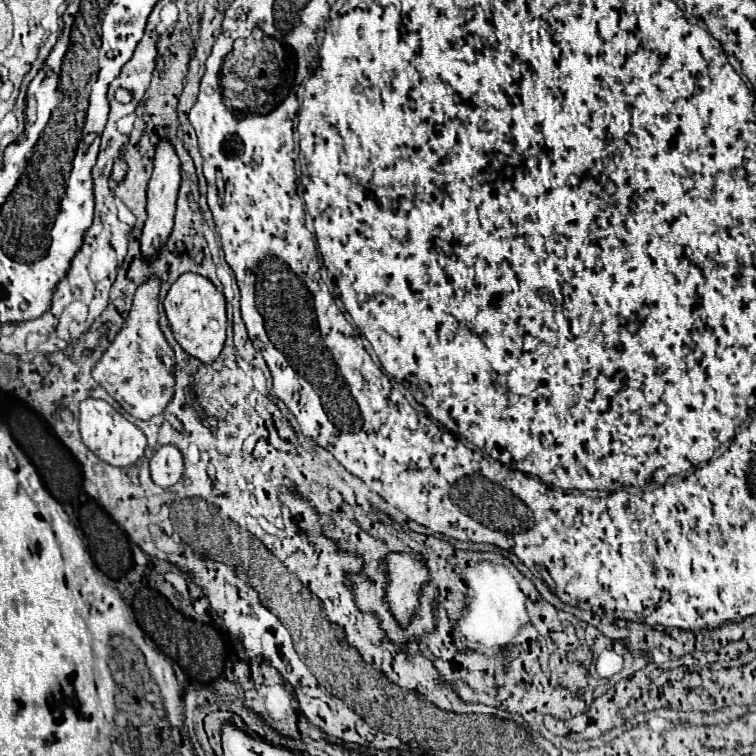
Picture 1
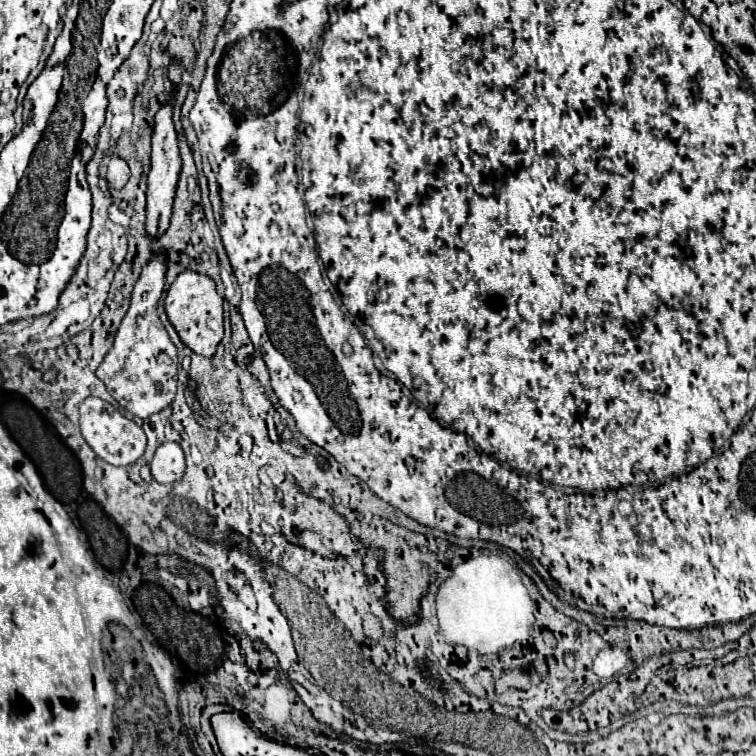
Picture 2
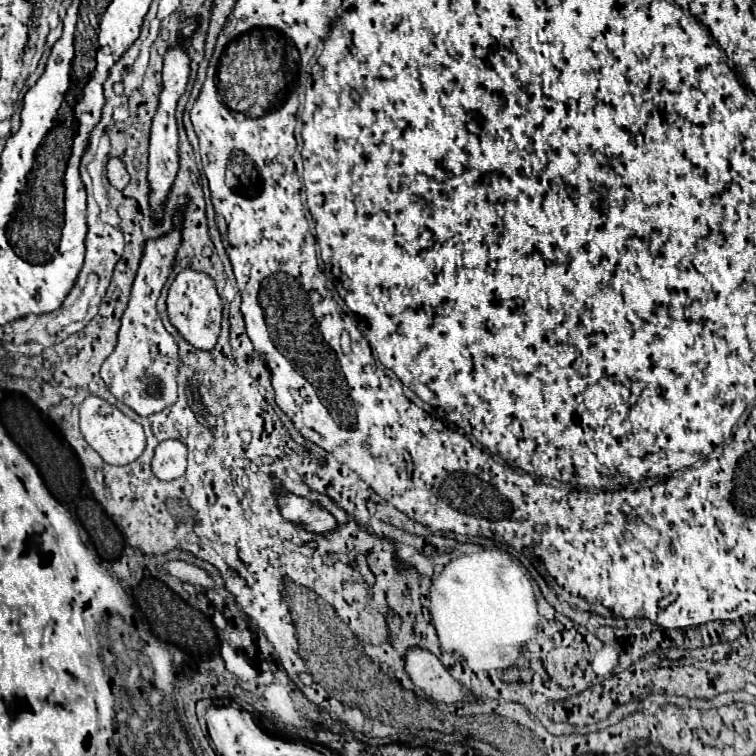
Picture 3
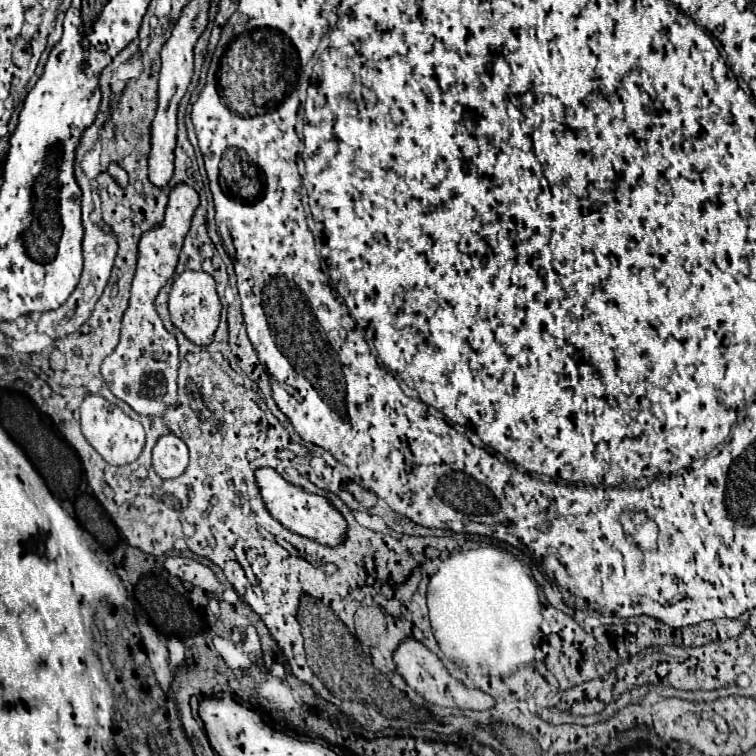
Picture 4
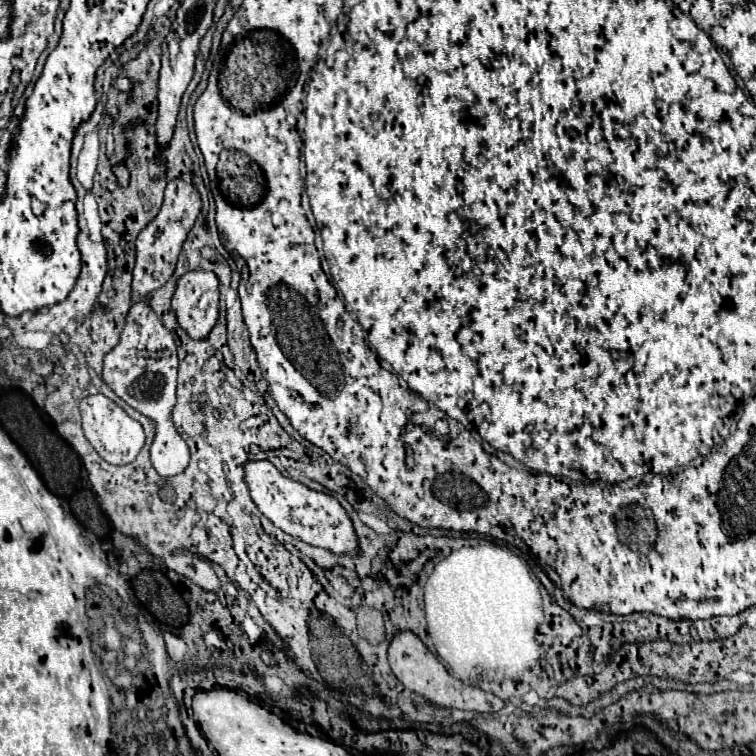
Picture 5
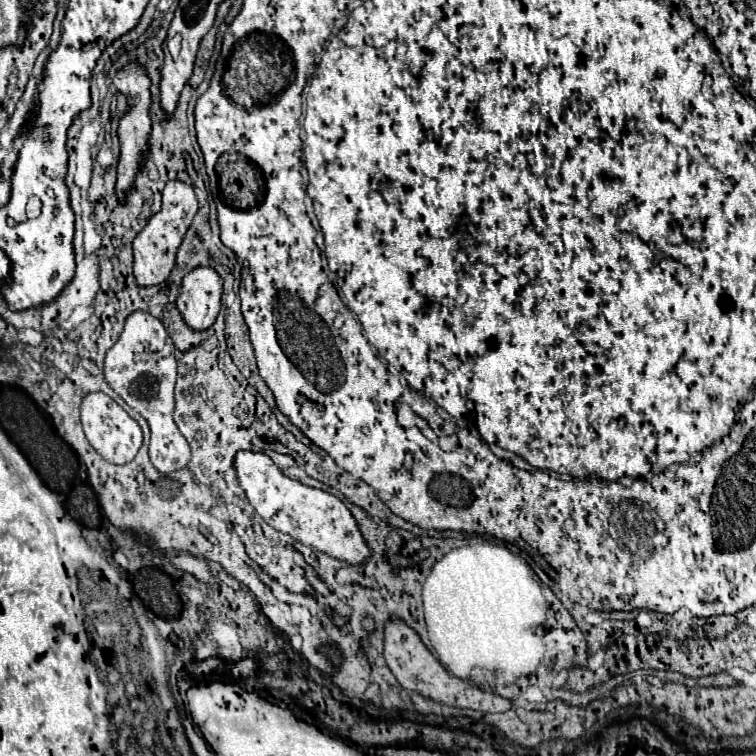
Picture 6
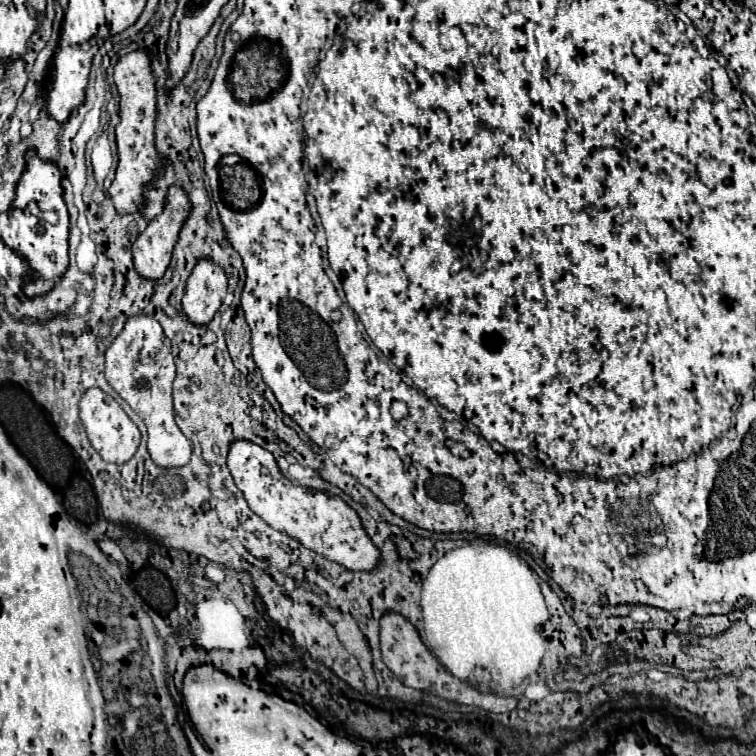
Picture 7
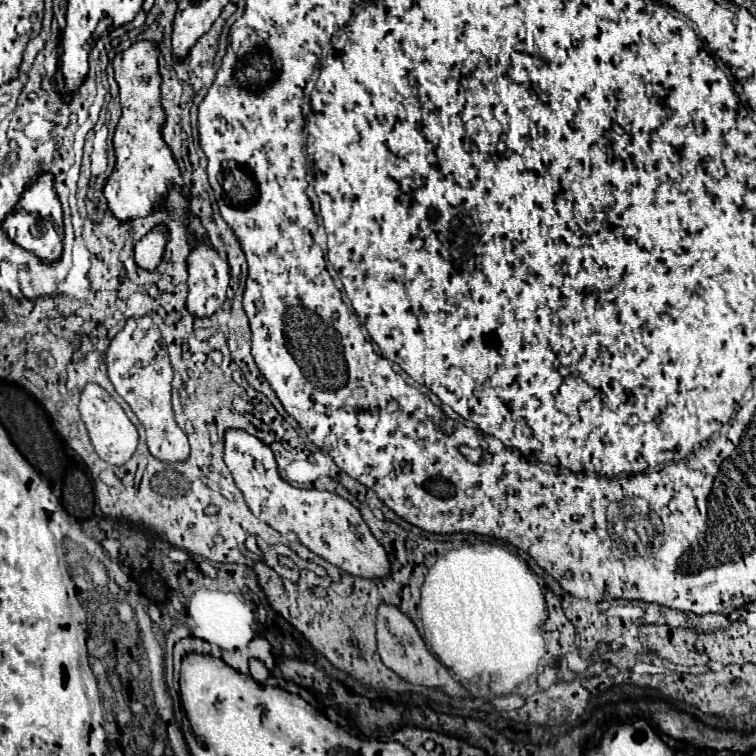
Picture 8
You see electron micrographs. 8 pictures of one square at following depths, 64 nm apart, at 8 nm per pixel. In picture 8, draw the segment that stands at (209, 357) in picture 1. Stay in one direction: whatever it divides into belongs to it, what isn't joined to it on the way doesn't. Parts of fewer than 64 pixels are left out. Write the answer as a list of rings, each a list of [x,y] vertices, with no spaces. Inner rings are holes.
[[[200,242],[188,256],[188,312],[196,318],[212,316],[226,300],[228,282],[228,264]]]

